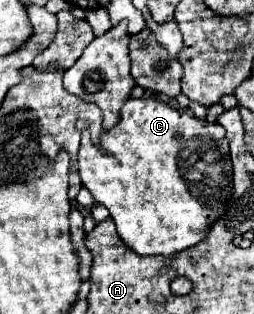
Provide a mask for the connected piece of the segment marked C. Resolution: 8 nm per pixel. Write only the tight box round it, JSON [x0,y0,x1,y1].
[78,99,234,259]

